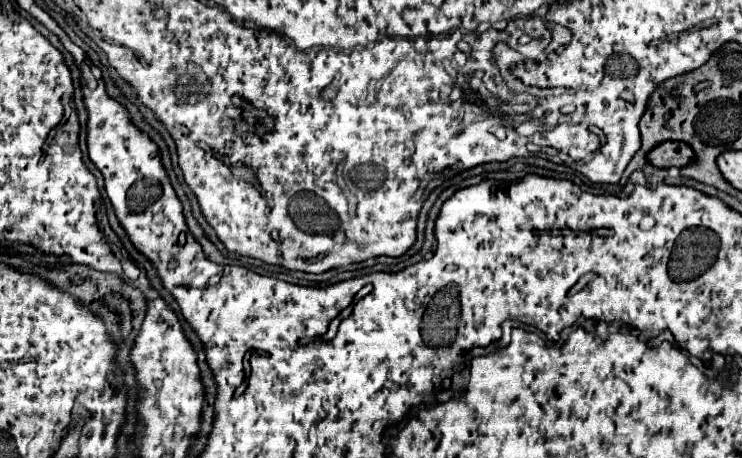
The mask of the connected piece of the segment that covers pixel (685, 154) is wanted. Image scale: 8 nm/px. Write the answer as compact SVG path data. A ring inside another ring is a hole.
M664 141L656 145L648 155L648 163L654 167L666 169L666 167L684 167L694 159L692 149L686 143L680 141Z

